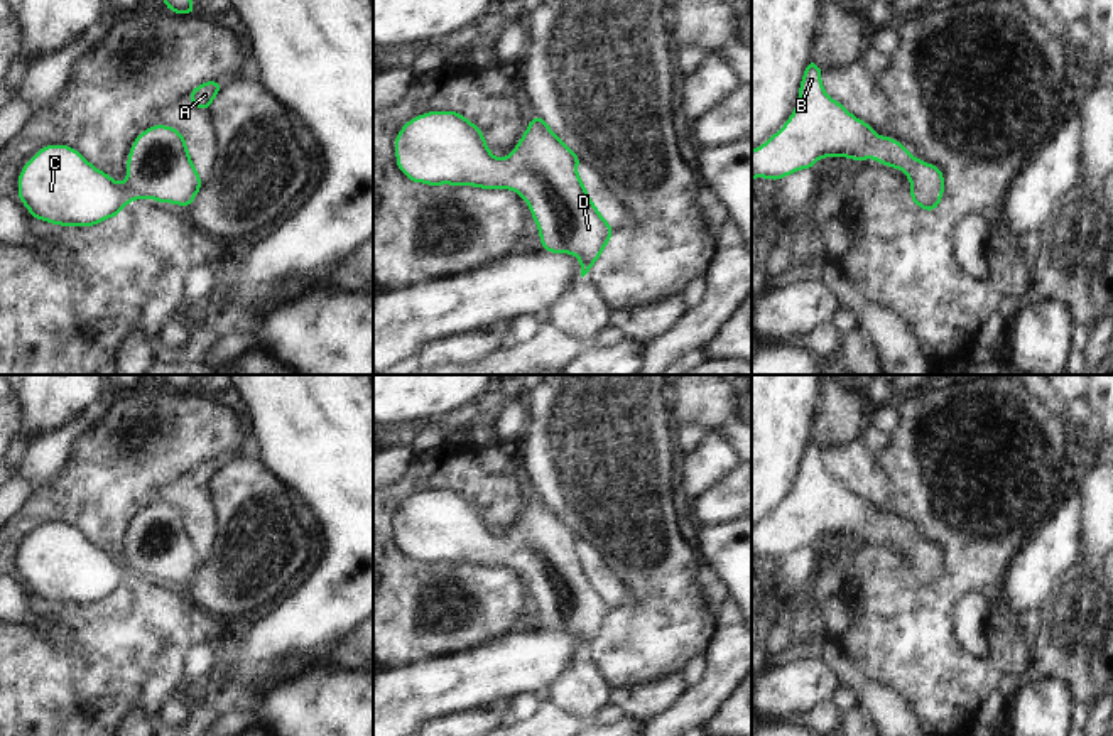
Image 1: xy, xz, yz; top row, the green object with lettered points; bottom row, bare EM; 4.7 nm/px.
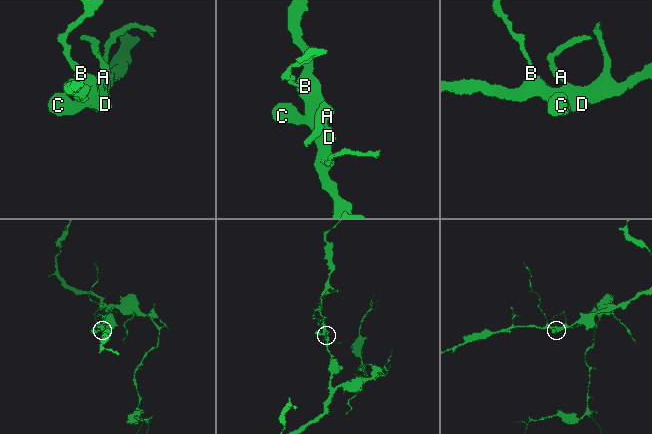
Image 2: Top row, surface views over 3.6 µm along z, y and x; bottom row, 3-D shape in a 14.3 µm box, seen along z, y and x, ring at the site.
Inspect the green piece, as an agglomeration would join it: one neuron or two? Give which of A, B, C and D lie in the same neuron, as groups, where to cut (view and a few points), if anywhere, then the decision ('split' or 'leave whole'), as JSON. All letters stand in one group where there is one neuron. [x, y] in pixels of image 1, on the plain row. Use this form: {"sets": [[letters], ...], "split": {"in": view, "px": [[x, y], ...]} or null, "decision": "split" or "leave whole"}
{"sets": [["A", "B", "C", "D"]], "split": null, "decision": "leave whole"}

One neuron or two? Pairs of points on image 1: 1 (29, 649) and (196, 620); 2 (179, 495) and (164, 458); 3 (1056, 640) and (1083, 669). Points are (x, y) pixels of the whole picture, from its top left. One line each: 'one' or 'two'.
1: one
2: two
3: one

